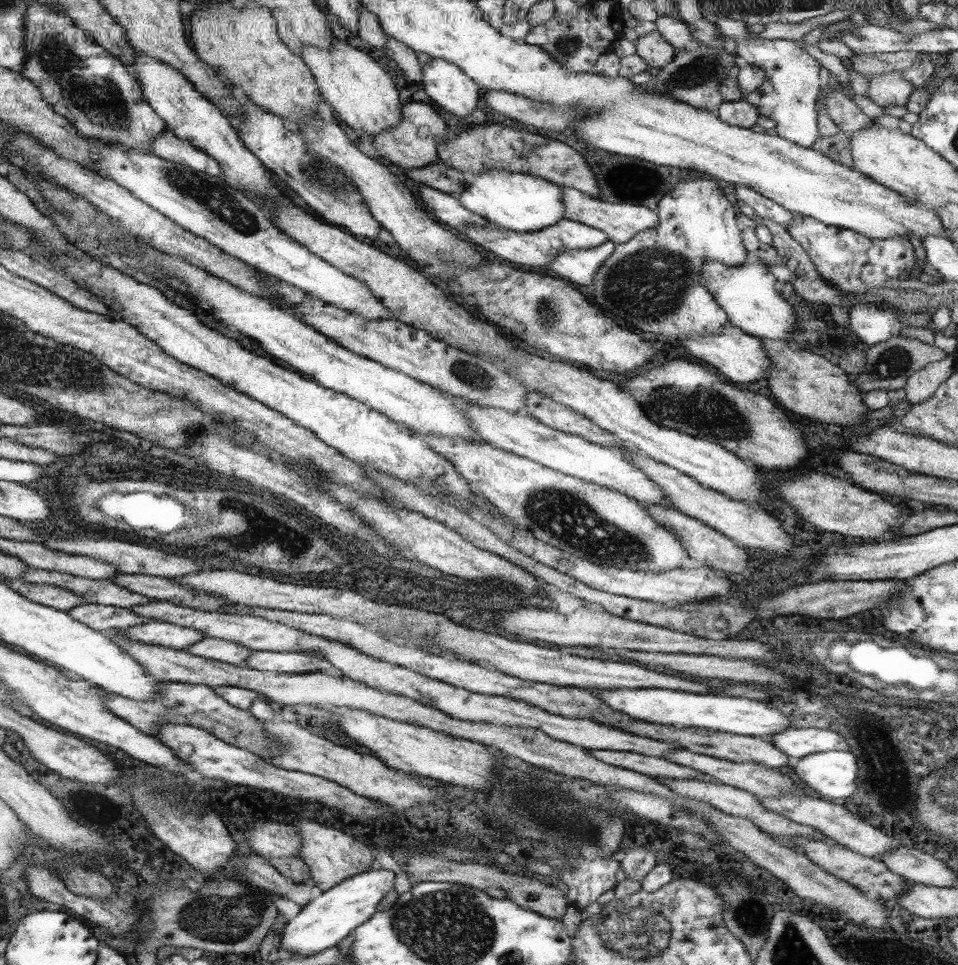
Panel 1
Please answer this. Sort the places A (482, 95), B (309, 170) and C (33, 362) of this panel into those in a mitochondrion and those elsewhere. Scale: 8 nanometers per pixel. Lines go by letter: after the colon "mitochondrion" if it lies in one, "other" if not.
A: other
B: mitochondrion
C: mitochondrion

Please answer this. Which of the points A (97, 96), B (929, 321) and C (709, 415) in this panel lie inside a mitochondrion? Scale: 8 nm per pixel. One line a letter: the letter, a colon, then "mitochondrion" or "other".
A: mitochondrion
B: other
C: mitochondrion

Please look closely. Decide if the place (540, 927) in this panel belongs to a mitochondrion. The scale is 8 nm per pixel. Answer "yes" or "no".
no

